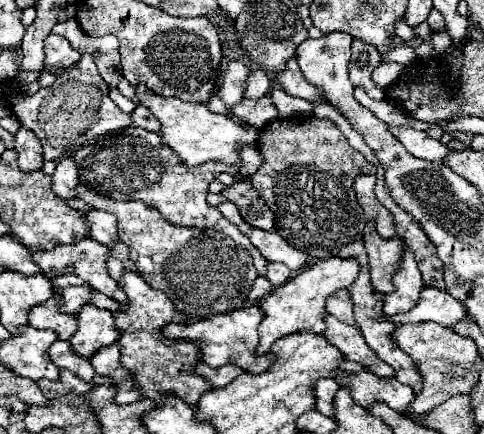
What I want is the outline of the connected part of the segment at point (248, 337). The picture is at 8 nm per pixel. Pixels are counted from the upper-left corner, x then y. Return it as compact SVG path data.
M246 307L246 309L236 309L230 313L214 315L202 321L188 321L186 325L168 325L164 327L164 335L170 339L190 339L198 341L202 347L202 359L210 367L222 367L222 365L238 365L248 373L264 373L270 367L270 361L276 357L272 353L266 355L256 355L256 345L258 345L258 325L264 319L264 311L260 307Z

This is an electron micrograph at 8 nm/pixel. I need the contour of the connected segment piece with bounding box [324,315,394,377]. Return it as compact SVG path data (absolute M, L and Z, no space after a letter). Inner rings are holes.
M330 315L330 317L326 317L326 333L324 335L326 335L326 339L334 347L338 347L346 355L346 359L356 361L356 363L362 363L364 367L368 367L368 371L372 371L378 377L392 377L394 375L394 369L390 365L384 365L376 357L376 353L372 353L372 349L364 341L364 335L360 333L358 327L340 323L336 317ZM380 365L386 371L378 371Z

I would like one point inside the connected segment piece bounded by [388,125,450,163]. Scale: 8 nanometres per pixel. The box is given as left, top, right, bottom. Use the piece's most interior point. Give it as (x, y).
(418, 143)

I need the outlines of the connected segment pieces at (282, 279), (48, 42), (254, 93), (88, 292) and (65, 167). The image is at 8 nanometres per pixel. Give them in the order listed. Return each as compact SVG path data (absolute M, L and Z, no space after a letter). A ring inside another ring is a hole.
M268 263L268 273L266 273L266 279L274 285L274 287L280 287L282 283L286 283L290 279L290 271L288 267L284 267L282 263Z
M50 33L44 39L44 69L70 69L72 65L76 65L76 61L80 59L80 53L76 49L72 49L72 45L62 37L62 35L54 35Z
M252 69L250 75L248 75L248 87L246 87L246 93L244 97L250 97L250 99L260 99L266 95L266 91L270 89L270 79L266 75L266 71L262 69Z
M80 285L80 287L66 287L66 289L56 289L56 293L62 295L62 305L60 309L68 313L78 313L84 305L88 305L94 289L90 285Z
M60 159L58 167L52 175L52 189L58 197L62 199L74 199L76 197L76 185L80 183L78 179L78 167L72 159Z

